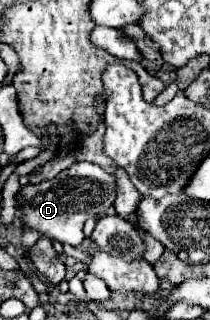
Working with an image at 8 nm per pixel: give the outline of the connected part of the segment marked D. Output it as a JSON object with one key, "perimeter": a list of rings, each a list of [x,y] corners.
{"perimeter":[[[74,162],[70,168],[62,170],[54,180],[44,180],[40,184],[26,184],[16,194],[16,210],[22,228],[36,230],[62,244],[80,246],[84,240],[84,222],[108,210],[116,198],[114,176],[104,172],[100,166],[90,162]]]}

